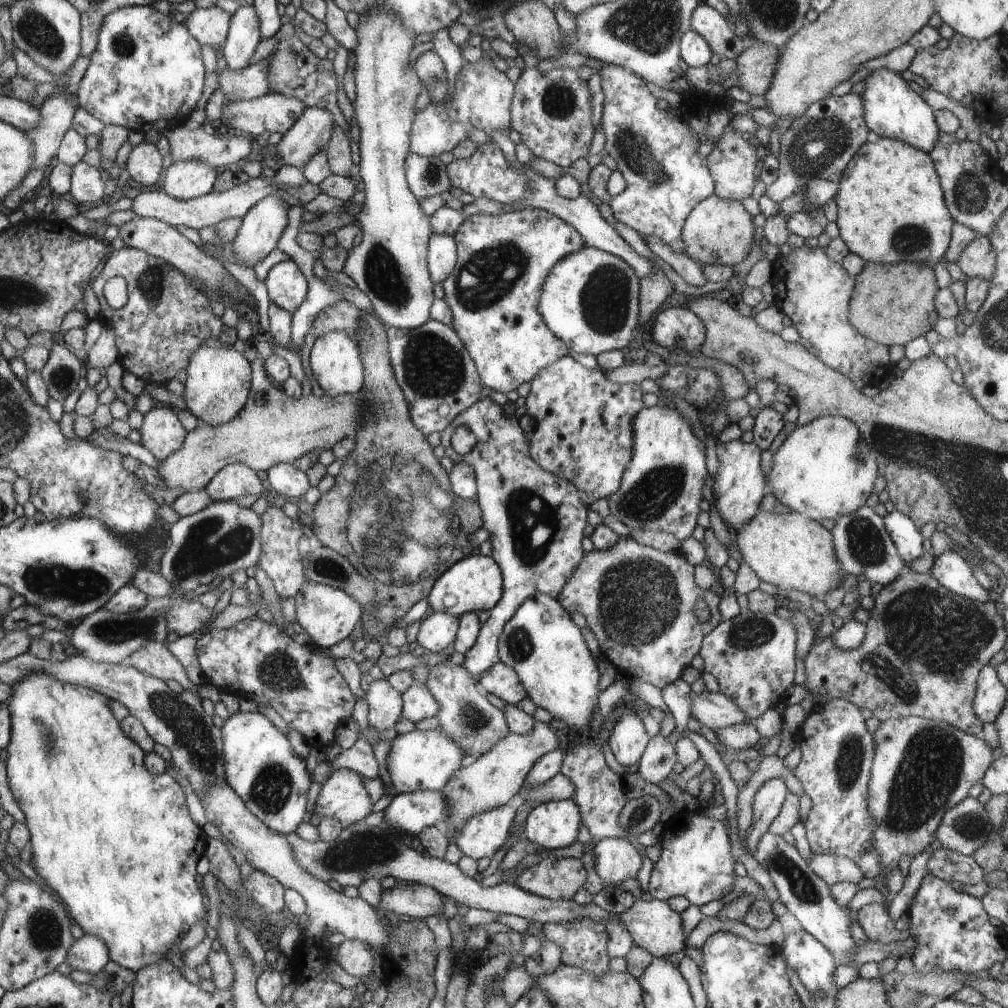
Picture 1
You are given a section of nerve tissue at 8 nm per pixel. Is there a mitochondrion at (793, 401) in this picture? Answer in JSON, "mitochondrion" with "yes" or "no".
{"mitochondrion":"no"}

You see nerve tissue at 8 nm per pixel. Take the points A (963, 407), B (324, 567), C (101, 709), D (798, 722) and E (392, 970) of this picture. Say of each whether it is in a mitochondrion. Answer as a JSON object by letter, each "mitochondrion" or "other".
{"A":"other","B":"mitochondrion","C":"other","D":"other","E":"other"}

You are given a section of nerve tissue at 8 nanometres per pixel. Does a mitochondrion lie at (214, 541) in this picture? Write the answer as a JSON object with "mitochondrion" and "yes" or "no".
{"mitochondrion":"yes"}

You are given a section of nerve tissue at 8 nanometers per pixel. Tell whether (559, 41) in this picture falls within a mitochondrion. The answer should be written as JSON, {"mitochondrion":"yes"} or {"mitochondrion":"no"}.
{"mitochondrion":"no"}

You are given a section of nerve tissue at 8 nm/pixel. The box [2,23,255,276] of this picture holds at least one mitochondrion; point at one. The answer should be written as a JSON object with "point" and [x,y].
{"point":[123,45]}

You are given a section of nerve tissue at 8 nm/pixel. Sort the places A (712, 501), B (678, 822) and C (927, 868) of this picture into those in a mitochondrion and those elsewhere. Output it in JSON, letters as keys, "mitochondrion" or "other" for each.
{"A":"other","B":"other","C":"other"}

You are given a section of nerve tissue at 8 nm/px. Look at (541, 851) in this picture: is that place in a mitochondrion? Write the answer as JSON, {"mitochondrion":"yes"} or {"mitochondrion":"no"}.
{"mitochondrion":"no"}

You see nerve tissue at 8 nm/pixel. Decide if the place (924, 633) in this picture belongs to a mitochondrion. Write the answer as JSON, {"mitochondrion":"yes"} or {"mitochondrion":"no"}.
{"mitochondrion":"yes"}

